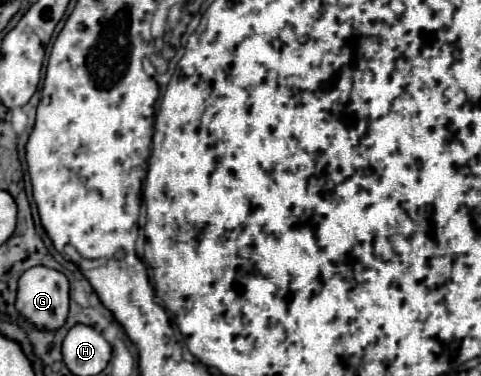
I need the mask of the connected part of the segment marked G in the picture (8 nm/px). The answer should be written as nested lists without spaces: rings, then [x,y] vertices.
[[[37,265],[33,269],[27,269],[19,279],[19,291],[17,291],[17,309],[25,319],[39,325],[41,329],[59,329],[69,311],[69,281],[63,273]]]

